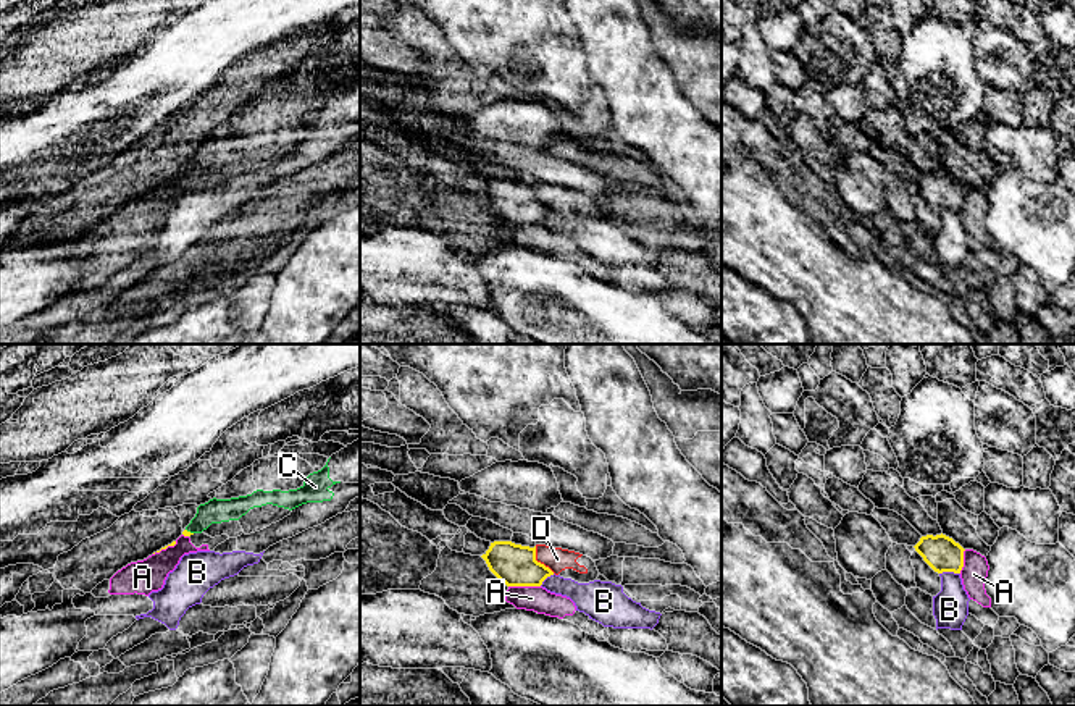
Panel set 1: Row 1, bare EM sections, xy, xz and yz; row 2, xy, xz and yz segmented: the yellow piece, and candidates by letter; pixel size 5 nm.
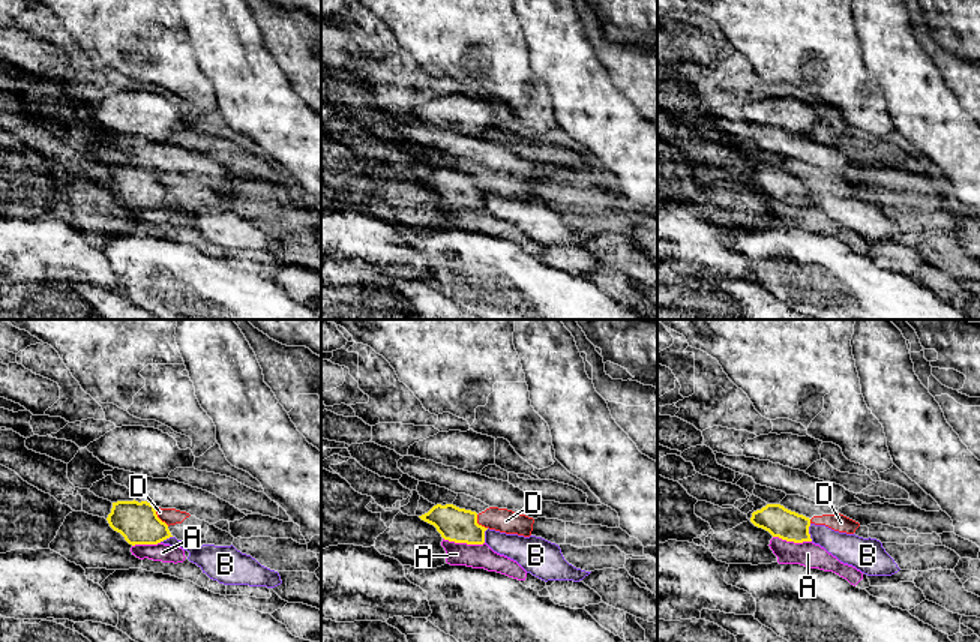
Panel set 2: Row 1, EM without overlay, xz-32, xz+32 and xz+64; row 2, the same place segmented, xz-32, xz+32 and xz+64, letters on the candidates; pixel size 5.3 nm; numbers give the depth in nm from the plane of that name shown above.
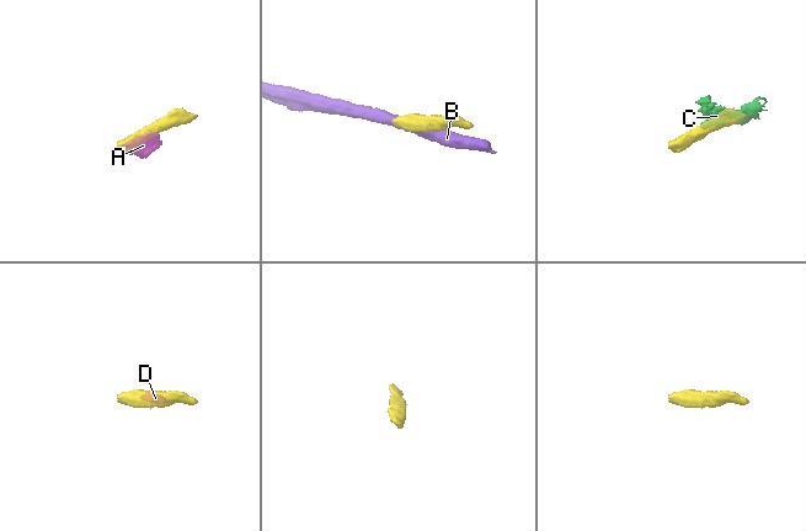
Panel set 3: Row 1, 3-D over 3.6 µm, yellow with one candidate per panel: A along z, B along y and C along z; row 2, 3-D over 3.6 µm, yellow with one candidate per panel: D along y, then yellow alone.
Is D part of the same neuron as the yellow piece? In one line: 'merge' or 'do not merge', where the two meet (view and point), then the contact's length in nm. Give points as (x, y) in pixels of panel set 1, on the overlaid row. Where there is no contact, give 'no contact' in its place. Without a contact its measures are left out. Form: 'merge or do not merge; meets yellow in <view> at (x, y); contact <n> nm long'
do not merge; meets yellow in xz at (539, 563); contact 170 nm long

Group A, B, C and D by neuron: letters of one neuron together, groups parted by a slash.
A / B / C / D

